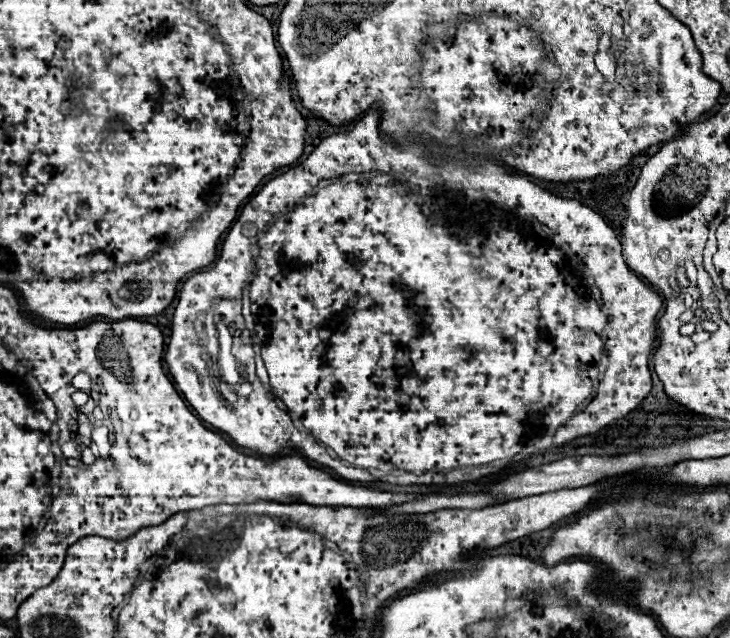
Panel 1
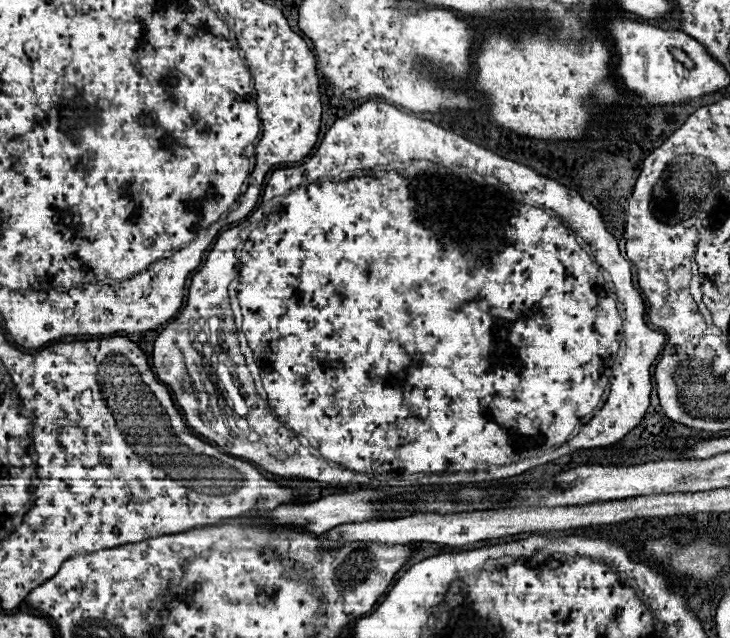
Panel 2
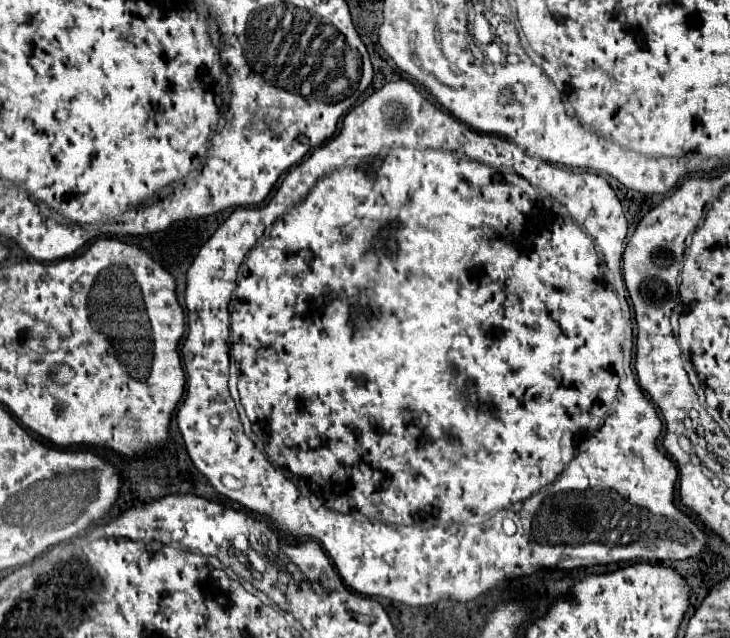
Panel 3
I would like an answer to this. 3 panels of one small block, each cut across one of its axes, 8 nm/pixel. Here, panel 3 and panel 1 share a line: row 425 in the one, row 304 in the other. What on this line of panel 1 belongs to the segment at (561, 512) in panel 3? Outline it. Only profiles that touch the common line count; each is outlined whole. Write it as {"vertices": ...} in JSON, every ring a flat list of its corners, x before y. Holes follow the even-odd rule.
{"vertices":[[370,108,370,112,366,112,366,116,364,116,364,118,362,118,362,120,360,120,360,122,356,122,356,124,354,124,354,126,352,126,352,128,350,128,350,130,346,130,346,132,342,132,342,134,332,134,332,136,328,136,328,138,324,138,324,140,322,140,322,142,320,142,320,144,318,144,318,146,316,146,316,148,314,148,314,152,312,152,312,154,310,154,310,156,308,156,308,158,306,158,306,160,304,160,304,162,302,162,302,164,299,164,299,165,297,165,297,166,295,166,295,167,293,167,293,168,291,168,291,169,290,169,290,170,288,170,288,172,284,172,284,174,280,174,280,176,276,176,276,178,272,178,272,180,270,180,270,182,266,182,266,184,264,184,264,188,262,188,262,190,260,190,260,192,258,192,258,194,256,194,256,196,254,196,254,198,252,198,252,200,250,200,250,202,248,202,248,204,246,204,246,206,244,206,244,208,242,208,242,212,240,212,240,216,238,216,238,220,236,220,236,222,234,222,234,224,232,224,232,228,230,228,230,232,228,232,228,236,226,236,226,238,224,238,224,242,222,242,222,250,220,250,220,258,218,258,218,260,216,260,216,264,214,264,214,266,212,266,212,270,208,270,208,272,200,272,200,274,194,274,194,276,190,276,190,278,188,278,188,280,186,280,186,282,184,282,184,284,182,284,182,290,180,290,180,302,178,302,178,306,176,306,176,310,174,310,174,318,172,318,172,334,170,334,170,340,168,340,168,346,166,346,166,354,164,354,164,364,166,364,166,368,168,368,168,372,170,372,170,374,172,374,172,378,174,378,174,382,176,382,176,384,178,384,178,388,180,388,180,390,182,390,182,394,184,394,184,398,186,398,186,400,188,400,188,404,190,404,190,406,192,406,192,408,194,408,194,410,196,410,196,414,198,414,198,416,200,416,200,420,204,420,204,422,208,422,208,424,212,424,212,426,214,426,214,428,218,428,218,430,222,430,222,432,226,432,226,434,228,434,228,436,230,436,230,438,232,438,232,442,234,442,234,444,238,444,238,446,242,446,242,448,248,448,248,450,252,450,252,452,258,452,258,450,260,450,260,448,266,448,266,456,278,456,278,454,284,454,284,452,292,452,292,450,288,450,288,448,300,448,300,454,302,454,302,456,304,456,304,458,308,458,308,460,314,460,314,462,318,462,318,464,324,464,324,466,328,466,328,468,332,468,332,470,334,470,334,472,336,472,336,474,338,474,338,476,340,476,340,478,344,478,344,480,356,480,356,482,372,482,372,480,374,480,374,476,375,476,375,478,376,478,376,476,379,476,379,478,377,478,377,479,378,479,378,480,381,480,381,481,384,481,384,482,385,482,385,476,386,476,386,477,387,477,387,475,389,475,389,474,391,474,391,473,392,473,392,472,393,472,393,471,394,471,394,470,404,470,404,472,411,472,411,473,413,473,413,474,415,474,415,475,418,475,418,476,419,476,419,475,422,475,422,474,424,474,424,473,425,473,425,472,430,472,430,470,434,470,434,473,438,473,438,472,442,472,442,470,452,470,452,468,464,468,464,466,480,466,480,464,490,464,490,462,494,462,494,460,502,460,502,458,514,458,514,456,516,456,516,454,520,454,520,452,522,452,522,448,524,448,524,446,526,446,526,444,528,444,528,442,530,442,530,440,534,440,534,438,540,438,540,436,544,436,544,434,548,434,548,436,552,436,552,442,554,442,554,446,562,446,562,444,566,444,566,442,570,442,570,440,574,440,574,438,580,438,580,436,588,436,588,434,594,434,594,432,598,432,598,430,604,430,604,428,606,428,606,426,610,426,610,424,612,424,612,422,614,422,614,420,618,420,618,418,624,418,624,416,626,416,626,414,630,414,630,412,632,412,632,410,634,410,634,408,636,408,636,406,638,406,638,404,640,404,640,402,642,402,642,400,644,400,644,398,646,398,646,396,648,396,648,394,650,394,650,390,652,390,652,376,650,376,650,369,649,369,649,365,650,365,650,357,651,357,651,354,652,354,652,352,653,352,653,349,654,349,654,346,656,346,656,338,658,338,658,334,657,334,657,321,656,321,656,320,657,320,657,315,658,315,658,310,660,310,660,308,662,308,662,300,660,300,660,296,656,296,656,294,654,294,654,290,652,290,652,288,650,288,650,286,646,286,646,284,642,284,642,280,640,280,640,278,636,278,636,276,634,276,634,274,632,274,632,270,628,270,628,266,626,266,626,262,624,262,624,258,622,258,622,246,620,246,620,240,618,240,618,238,616,238,616,234,614,234,614,230,612,230,612,228,610,228,610,226,608,226,608,224,606,224,606,222,604,222,604,220,602,220,602,218,600,218,600,216,598,216,598,214,596,214,596,212,594,212,594,210,590,210,590,208,588,208,588,206,582,206,582,204,580,204,580,202,578,202,578,200,568,200,568,198,558,198,558,196,554,196,554,194,550,194,550,192,546,192,546,190,544,190,544,188,540,188,540,186,536,186,536,184,534,184,534,182,530,182,530,180,526,180,526,178,524,178,524,176,516,176,516,174,510,174,510,172,506,172,506,170,504,170,504,168,500,168,500,166,496,166,496,164,494,164,494,162,490,162,490,160,484,160,484,158,466,158,466,160,454,160,454,158,438,158,438,160,436,160,436,158,430,158,430,156,432,156,432,154,430,154,430,152,428,152,428,148,426,148,426,146,424,146,424,142,410,142,410,144,404,144,404,146,400,146,400,144,398,144,398,142,394,142,394,140,386,140,386,142,384,142,384,134,382,134,382,130,380,130,380,110,378,110,378,108],[406,166,426,166,426,168,438,168,438,170,442,170,442,168,448,168,448,170,450,170,450,172,442,172,442,176,438,176,438,174,436,174,436,172,424,172,424,170,406,170],[364,170,380,170,380,172,392,172,392,170,394,170,394,172,396,172,396,170,404,170,404,172,402,172,402,174,400,174,400,176,402,176,402,178,404,178,404,180,402,180,402,184,400,184,400,182,396,182,396,178,394,178,394,176,390,176,390,174,380,174,380,176,374,176,374,178,364,178,364,180,358,180,358,182,338,182,338,184,330,184,330,186,326,186,326,188,322,188,322,190,318,190,318,192,316,192,316,194,312,194,312,190,314,190,314,186,316,186,316,184,318,184,318,182,320,182,320,180,330,180,330,178,336,178,336,176,342,176,342,174,350,174,350,172,358,172,358,174,360,174,360,172,364,172],[310,194,312,194,312,196,310,196],[470,194,472,194,472,198,470,198],[326,196,328,196,328,198,330,198,330,200,332,200,332,202,324,202,324,198,326,198],[422,196,426,196,426,198,422,198],[462,200,464,200,464,206,462,206],[474,200,476,200,476,202,474,202],[296,204,302,204,302,206,296,206],[488,206,490,206,490,208,488,208],[292,208,294,208,294,210,292,210],[396,210,398,210,398,212,396,212],[546,226,548,226,548,228,550,228,550,230,552,230,552,232,546,232],[556,246,558,246,558,248,556,248],[510,250,512,250,512,252,510,252],[528,260,530,260,530,262,528,262],[564,260,566,260,566,264,564,264],[424,262,426,262,426,264,424,264],[248,286,250,286,250,288,248,288],[244,288,248,288,248,296,252,296,252,302,254,302,254,304,256,304,256,330,254,330,254,332,256,332,256,338,258,338,258,340,260,340,260,352,262,352,262,360,264,360,264,362,266,362,266,370,268,370,268,376,270,376,270,386,272,386,272,392,274,392,274,396,276,396,276,398,280,398,280,400,282,400,282,402,284,402,284,404,286,404,286,410,288,410,288,412,290,412,290,416,296,416,296,418,298,418,298,420,300,420,300,422,302,422,302,426,304,426,304,428,306,428,306,430,310,430,310,434,312,434,312,436,310,436,310,434,306,434,306,432,300,432,300,430,298,430,298,428,294,428,294,424,292,424,292,420,290,420,290,416,288,416,288,412,286,412,286,410,280,410,280,408,278,408,278,406,276,406,276,402,274,402,274,396,272,396,272,392,268,392,268,390,266,390,266,388,264,388,264,386,262,386,262,384,260,384,260,380,258,380,258,376,256,376,256,372,254,372,254,356,252,356,252,348,250,348,250,332,248,332,248,330,246,330,246,328,244,328,244,318,242,318,242,290,244,290],[640,292,642,292,642,294,640,294],[600,294,602,294,602,308,600,308,600,302,598,302,598,296,600,296],[214,302,216,302,216,304,214,304],[210,316,212,316,212,320,214,320,214,324,218,324,218,322,224,322,224,324,226,324,226,326,228,326,228,330,230,330,230,334,232,334,232,336,234,336,234,340,236,340,236,342,244,342,244,346,246,346,246,348,248,348,248,356,246,356,246,358,248,358,248,378,250,378,250,382,252,382,252,394,250,394,250,396,248,396,248,398,238,398,238,402,236,402,236,404,234,404,234,406,236,406,236,408,234,408,234,406,232,406,232,408,230,408,230,406,228,406,228,404,226,404,226,402,224,402,224,400,222,400,222,396,220,396,220,394,218,394,218,392,216,392,216,390,214,390,214,386,212,386,212,382,210,382,210,376,208,376,208,372,206,372,206,362,204,362,204,360,202,360,202,344,200,344,200,336,196,336,196,322,202,322,202,324,206,324,206,320,210,320],[606,320,608,320,608,322,606,322],[604,328,606,328,606,330,604,330],[602,338,604,338,604,340,602,340],[605,348,606,348,606,351,605,351],[605,365,606,365,606,366,605,366],[598,380,600,380,600,382,599,382,599,381,598,381],[594,381,595,381,595,382,596,382,596,383,594,383],[594,384,597,384,597,385,594,385],[595,393,596,393,596,394,595,394],[593,395,594,395,594,397,592,397,592,396,593,396],[591,399,592,399,592,402,590,402,590,401,591,401],[589,403,590,403,590,404,589,404],[587,405,588,405,588,406,587,406],[585,407,586,407,586,408,585,408],[583,409,584,409,584,410,583,410],[581,410,582,410,582,412,579,412,579,411,581,411],[577,412,578,412,578,414,575,414,575,413,577,413],[572,414,574,414,574,416,572,416],[566,420,568,420,568,422,566,422],[554,432,556,432,556,434,554,434],[314,438,316,438,316,440,314,440],[318,440,320,440,320,442,322,442,322,444,320,444,320,442,318,442],[324,444,326,444,326,446,330,446,330,448,332,448,332,450,334,450,334,452,336,452,336,454,338,454,338,456,340,456,340,458,342,458,342,460,346,460,346,462,350,462,350,464,354,464,354,466,360,466,360,468,374,468,374,476,372,476,372,474,370,474,370,472,368,472,368,470,360,470,360,468,352,468,352,466,346,466,346,464,344,464,344,462,340,462,340,460,334,460,334,458,330,458,330,454,328,454,328,452,326,452,326,446,324,446],[377,468,378,468,378,469,377,469],[377,470,378,470,378,471,379,471,379,472,381,472,381,474,376,474,376,473,375,473,375,472,376,472,376,471,377,471],[383,470,384,470,384,471,383,471],[375,474,376,474,376,475,375,475],[380,476,381,476,381,478,380,478]]}

